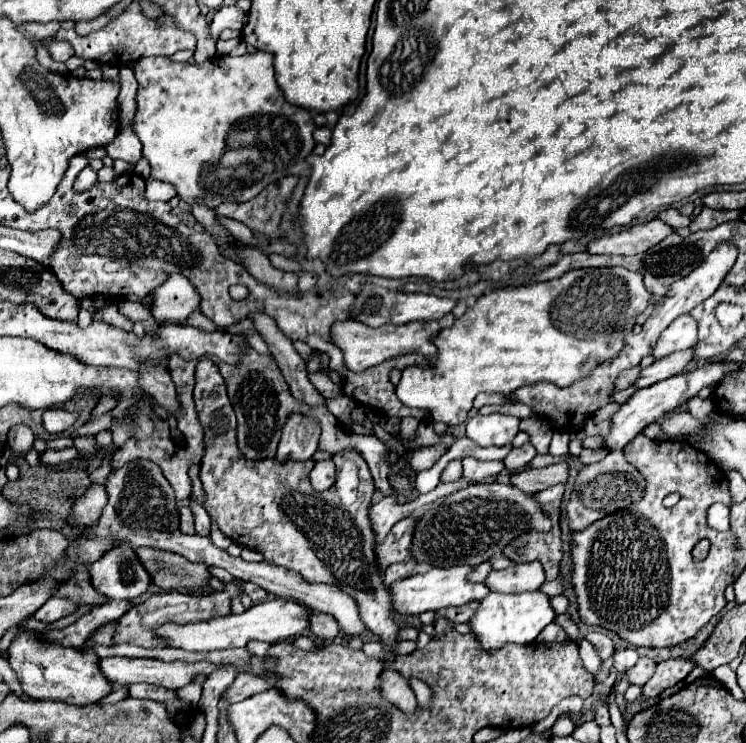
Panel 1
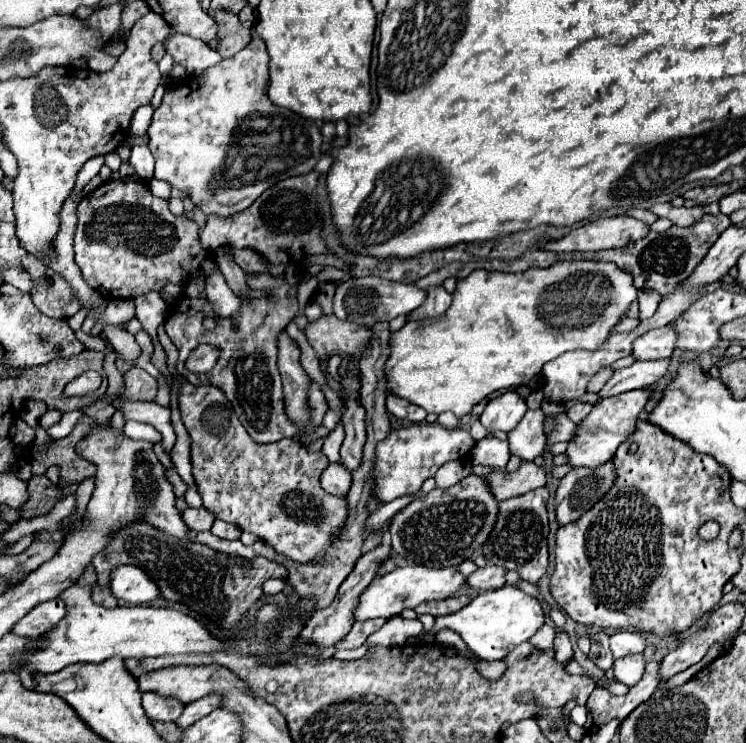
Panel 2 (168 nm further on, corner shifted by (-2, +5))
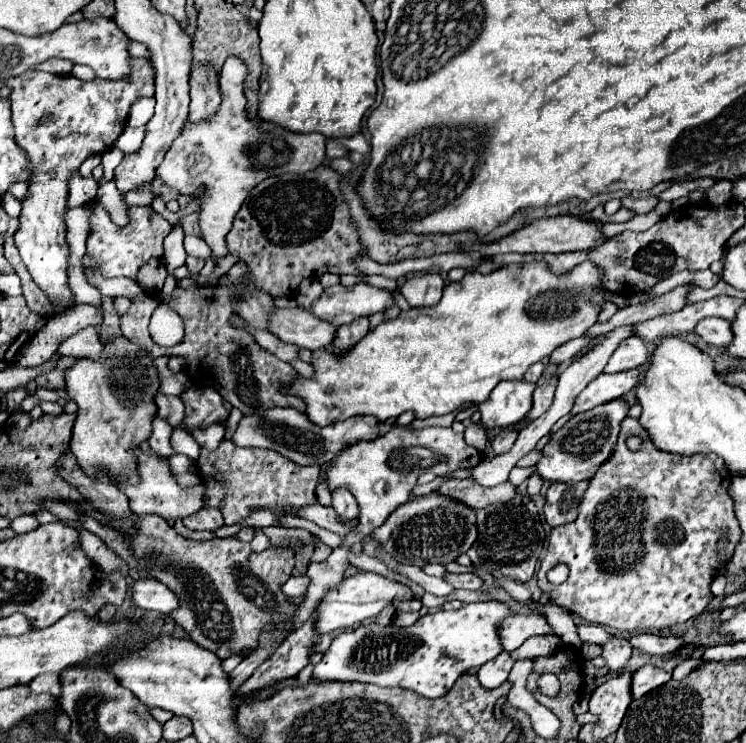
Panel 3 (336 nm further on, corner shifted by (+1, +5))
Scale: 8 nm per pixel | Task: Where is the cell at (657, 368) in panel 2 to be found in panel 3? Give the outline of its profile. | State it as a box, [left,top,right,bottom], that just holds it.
[573,369,639,415]

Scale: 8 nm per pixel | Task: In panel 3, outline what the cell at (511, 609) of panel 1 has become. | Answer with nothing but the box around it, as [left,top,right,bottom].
[311,603,509,699]

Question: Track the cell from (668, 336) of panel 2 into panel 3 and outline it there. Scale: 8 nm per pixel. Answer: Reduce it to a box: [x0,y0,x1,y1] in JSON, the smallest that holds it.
[603,335,651,373]

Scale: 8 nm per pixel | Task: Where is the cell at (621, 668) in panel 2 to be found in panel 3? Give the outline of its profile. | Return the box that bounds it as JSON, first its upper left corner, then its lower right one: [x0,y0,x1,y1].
[603,637,633,675]

